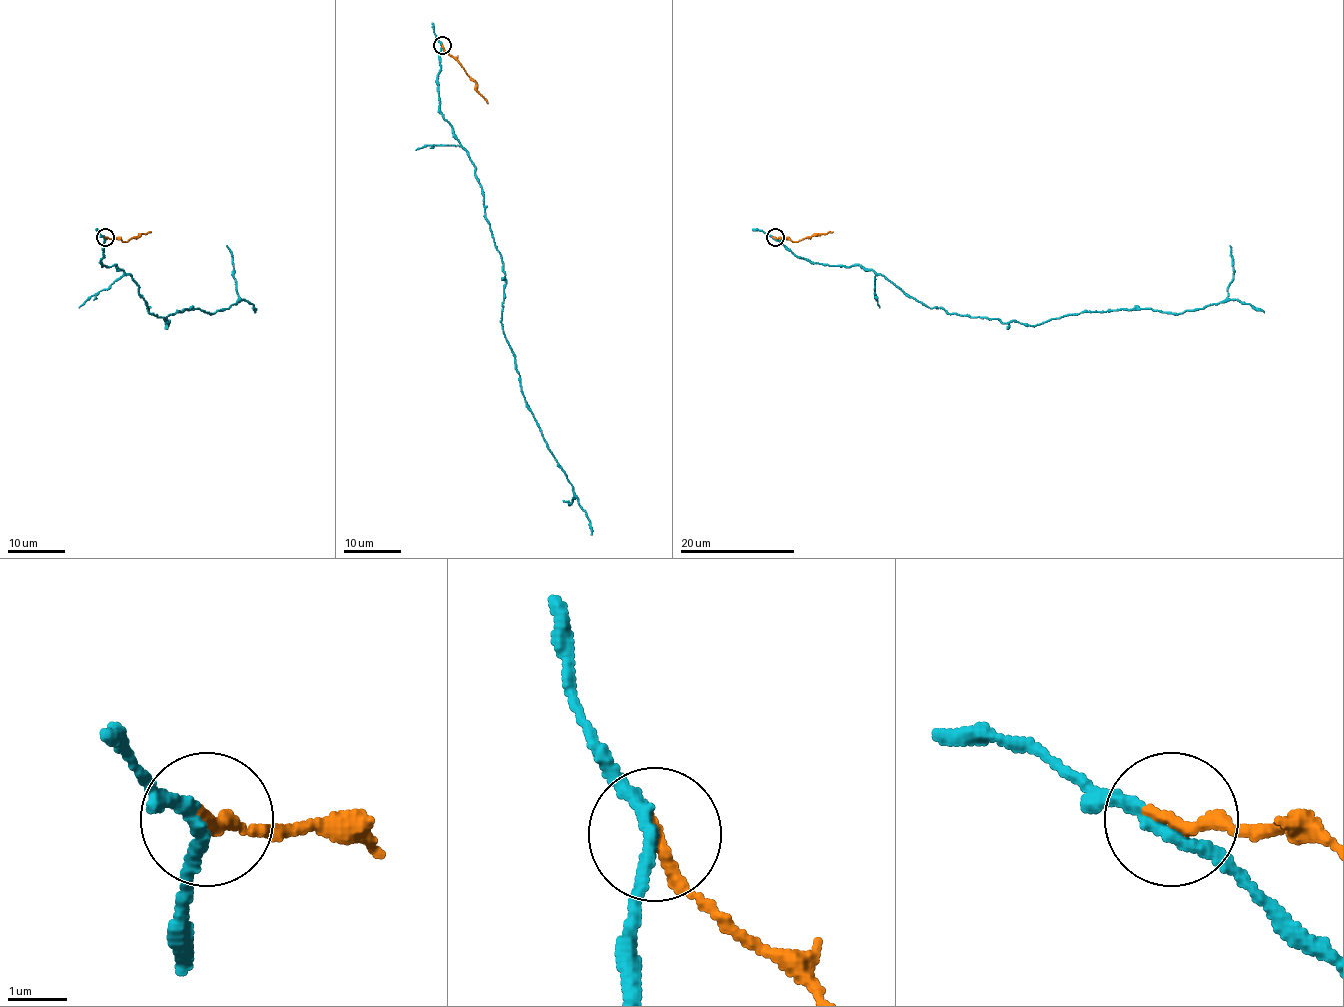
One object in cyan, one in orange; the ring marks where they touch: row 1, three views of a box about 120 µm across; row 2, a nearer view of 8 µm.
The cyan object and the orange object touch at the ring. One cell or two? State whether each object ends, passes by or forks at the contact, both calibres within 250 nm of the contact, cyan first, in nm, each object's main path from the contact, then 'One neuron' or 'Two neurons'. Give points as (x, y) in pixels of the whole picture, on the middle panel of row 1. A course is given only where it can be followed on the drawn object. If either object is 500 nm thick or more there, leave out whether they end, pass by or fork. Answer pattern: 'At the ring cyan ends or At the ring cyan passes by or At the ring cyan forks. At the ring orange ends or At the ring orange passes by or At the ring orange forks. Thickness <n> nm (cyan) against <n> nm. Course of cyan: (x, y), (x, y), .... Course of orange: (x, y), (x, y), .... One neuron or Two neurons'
At the ring cyan passes by. At the ring orange ends. Thickness 200 nm (cyan) against 240 nm. Course of cyan: (441, 45), (439, 112), (482, 188), (505, 272), (505, 340), (525, 405), (572, 490), (569, 504), (562, 500). Course of orange: (442, 45), (475, 82), (475, 89), (488, 104). Two neurons

